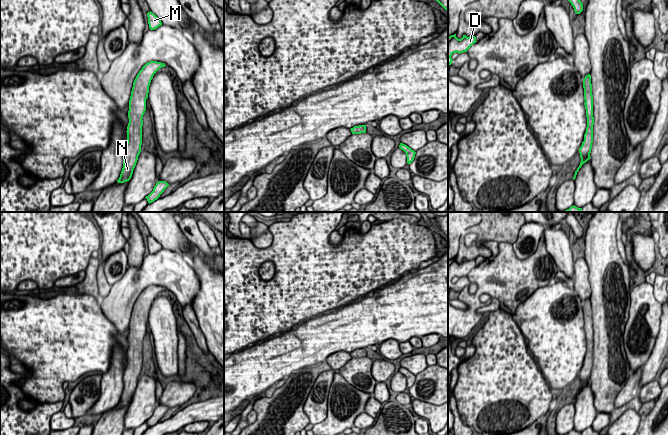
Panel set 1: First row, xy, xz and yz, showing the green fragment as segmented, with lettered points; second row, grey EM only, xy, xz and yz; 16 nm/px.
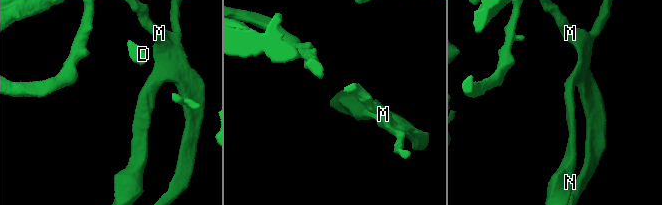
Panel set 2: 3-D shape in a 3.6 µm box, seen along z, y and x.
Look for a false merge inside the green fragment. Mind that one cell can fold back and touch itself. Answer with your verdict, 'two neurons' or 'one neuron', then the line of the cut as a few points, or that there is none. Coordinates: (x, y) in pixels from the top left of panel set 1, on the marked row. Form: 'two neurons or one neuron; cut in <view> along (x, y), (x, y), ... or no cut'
one neuron; no cut

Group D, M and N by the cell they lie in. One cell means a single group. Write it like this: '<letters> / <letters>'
D M N

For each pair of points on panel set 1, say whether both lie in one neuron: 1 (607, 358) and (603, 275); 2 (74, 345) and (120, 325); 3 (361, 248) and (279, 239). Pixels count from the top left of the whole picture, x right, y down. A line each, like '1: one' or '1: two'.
1: one
2: two
3: one

